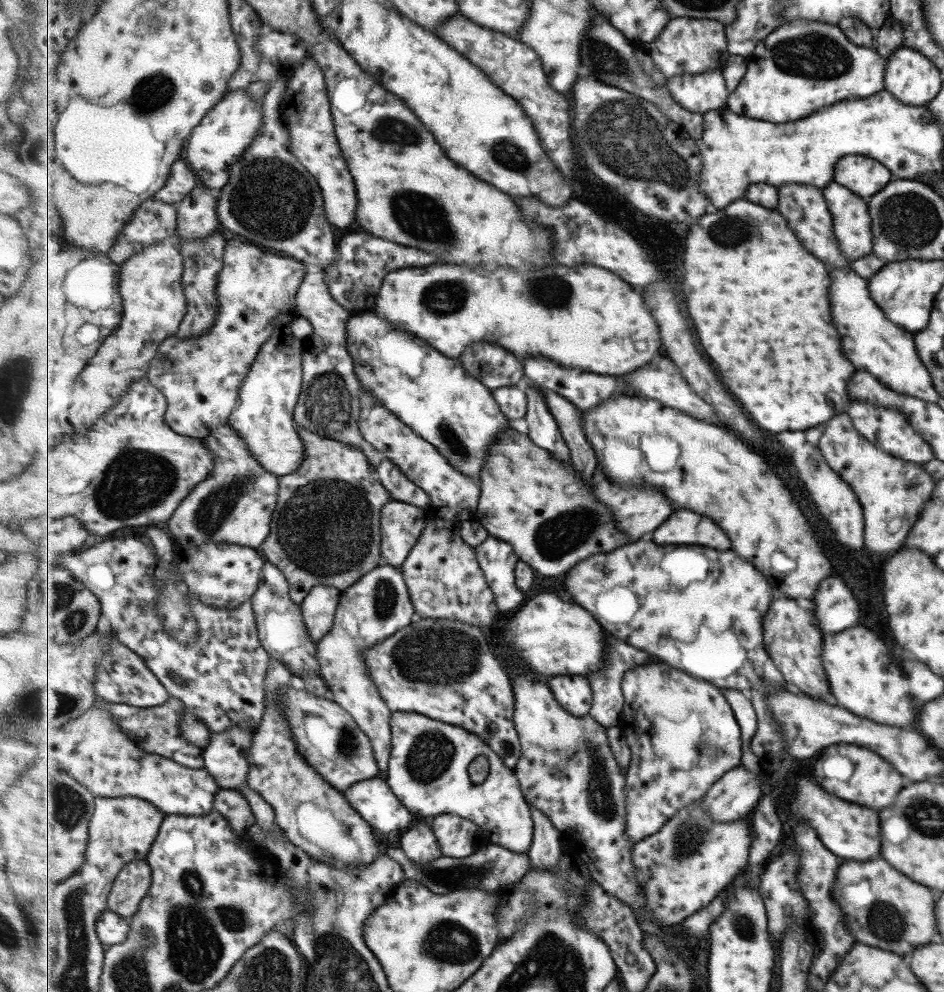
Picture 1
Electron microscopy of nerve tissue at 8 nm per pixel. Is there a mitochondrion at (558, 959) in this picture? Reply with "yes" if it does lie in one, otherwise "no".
yes

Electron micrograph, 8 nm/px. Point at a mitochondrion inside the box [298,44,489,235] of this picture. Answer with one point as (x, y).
(390, 130)

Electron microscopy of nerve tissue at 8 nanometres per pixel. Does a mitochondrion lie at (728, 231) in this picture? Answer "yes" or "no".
yes

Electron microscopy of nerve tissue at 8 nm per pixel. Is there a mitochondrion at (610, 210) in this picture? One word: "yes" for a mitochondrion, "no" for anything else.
no

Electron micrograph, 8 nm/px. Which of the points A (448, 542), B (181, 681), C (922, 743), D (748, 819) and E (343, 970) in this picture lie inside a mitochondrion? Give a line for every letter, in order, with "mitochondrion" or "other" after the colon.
A: other
B: mitochondrion
C: other
D: other
E: mitochondrion

